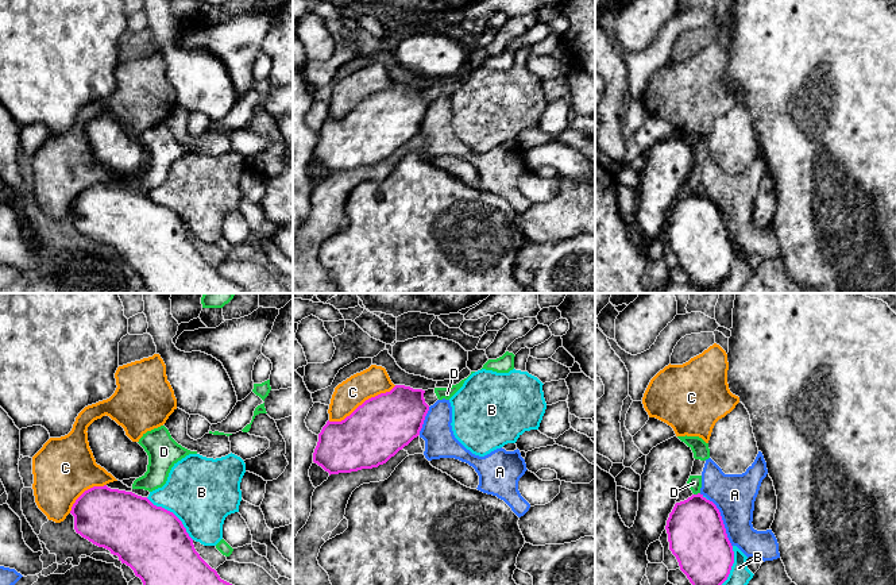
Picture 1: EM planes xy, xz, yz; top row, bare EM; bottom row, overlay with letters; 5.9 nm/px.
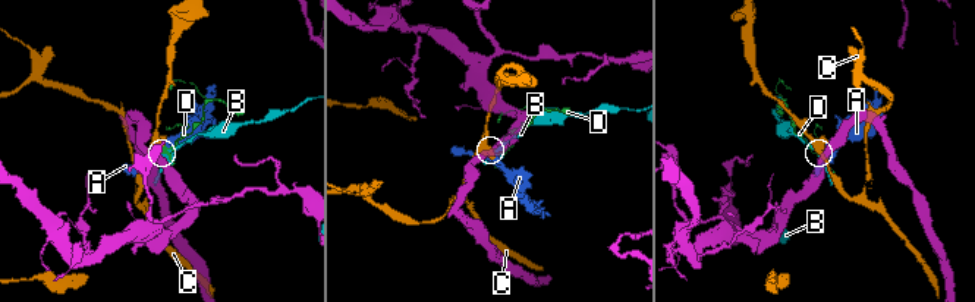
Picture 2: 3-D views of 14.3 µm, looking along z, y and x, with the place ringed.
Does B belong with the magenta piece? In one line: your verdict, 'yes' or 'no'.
no

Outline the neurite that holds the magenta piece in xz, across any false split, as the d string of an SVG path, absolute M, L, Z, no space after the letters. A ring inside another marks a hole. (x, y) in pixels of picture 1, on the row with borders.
M395 385L390 392L366 400L341 422L327 422L318 434L313 462L331 474L372 469L386 463L420 435L429 405L425 390Z

